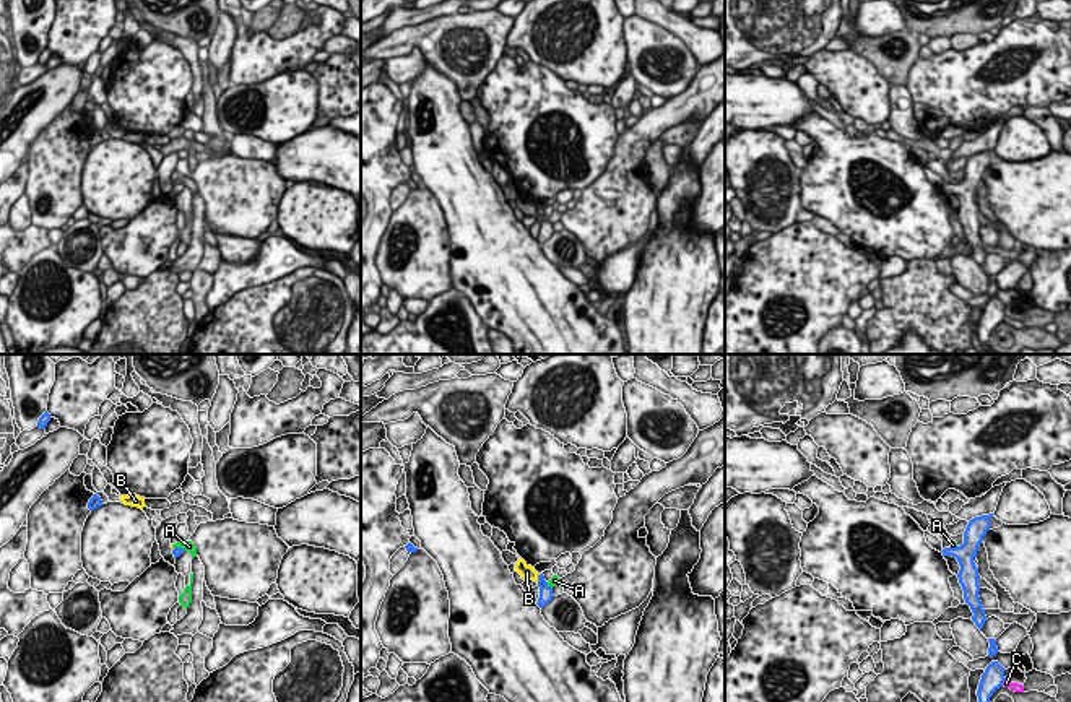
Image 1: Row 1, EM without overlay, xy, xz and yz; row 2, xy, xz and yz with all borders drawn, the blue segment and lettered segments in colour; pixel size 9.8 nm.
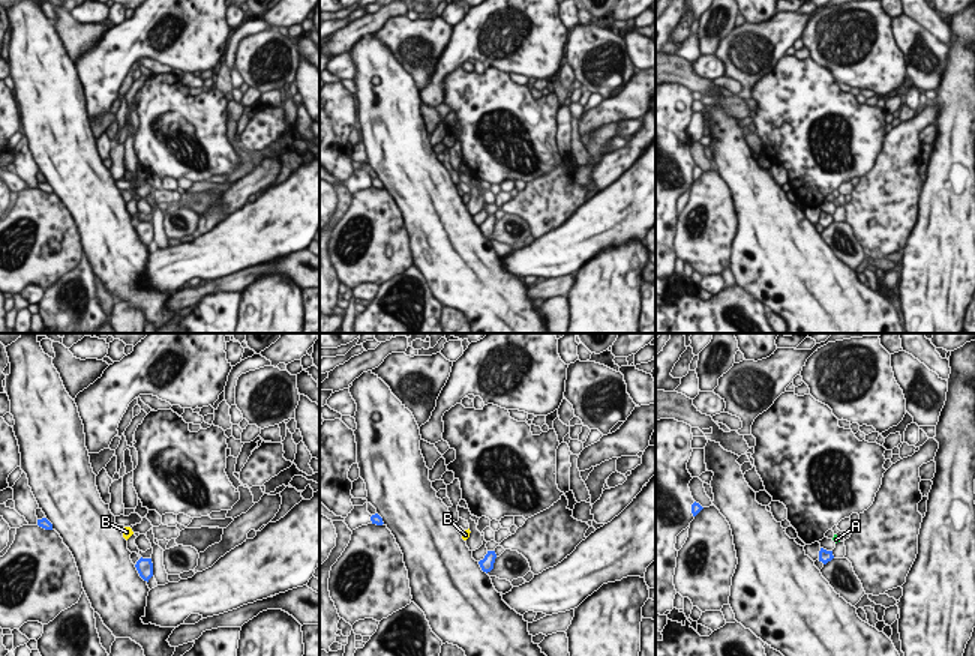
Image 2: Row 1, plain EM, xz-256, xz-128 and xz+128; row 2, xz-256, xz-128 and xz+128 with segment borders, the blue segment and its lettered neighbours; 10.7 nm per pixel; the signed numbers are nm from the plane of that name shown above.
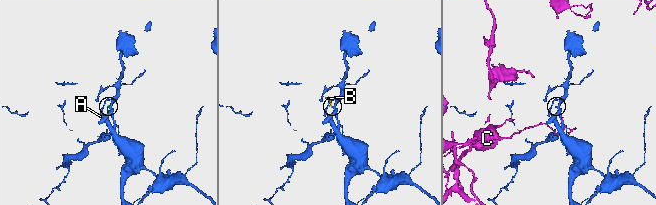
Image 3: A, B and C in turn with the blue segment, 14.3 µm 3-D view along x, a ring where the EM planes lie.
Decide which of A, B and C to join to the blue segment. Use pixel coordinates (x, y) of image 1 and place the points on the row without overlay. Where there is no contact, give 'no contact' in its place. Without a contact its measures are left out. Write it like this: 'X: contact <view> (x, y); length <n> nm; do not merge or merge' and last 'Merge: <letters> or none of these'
A: contact xy (179, 184); length 120 nm; do not merge
B: contact xz (538, 215); length 100 nm; do not merge
C: contact yz (1003, 317); length 90 nm; do not merge
Merge: none of these

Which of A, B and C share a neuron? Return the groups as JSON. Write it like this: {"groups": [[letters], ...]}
{"groups": [["A", "B"], ["C"]]}

